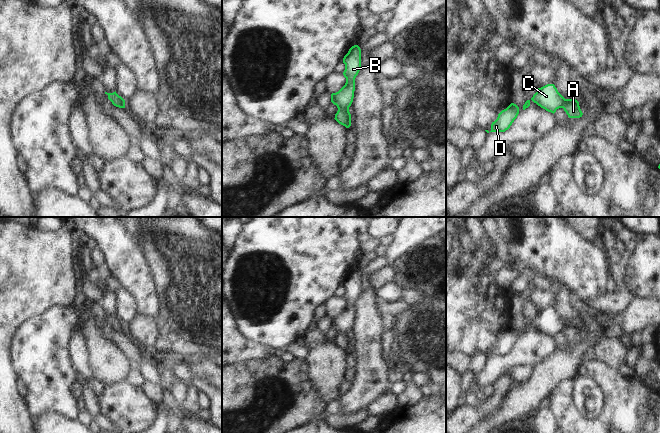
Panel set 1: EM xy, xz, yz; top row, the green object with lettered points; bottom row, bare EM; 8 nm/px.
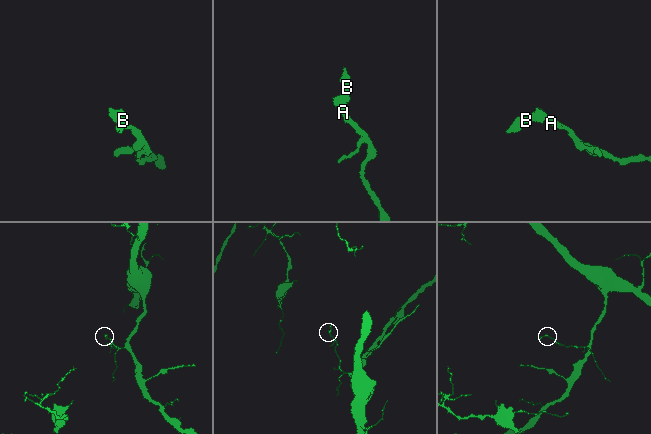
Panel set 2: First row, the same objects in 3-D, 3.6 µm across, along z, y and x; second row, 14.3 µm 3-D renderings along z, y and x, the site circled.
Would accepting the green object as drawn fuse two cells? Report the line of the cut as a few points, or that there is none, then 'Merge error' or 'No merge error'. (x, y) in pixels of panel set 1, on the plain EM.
No split. No merge error.

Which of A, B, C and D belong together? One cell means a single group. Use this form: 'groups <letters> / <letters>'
groups A B C D

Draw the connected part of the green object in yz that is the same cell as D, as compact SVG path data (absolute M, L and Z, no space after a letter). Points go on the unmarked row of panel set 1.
M511 327L506 333L502 334L497 343L491 348L490 356L505 356L510 352L519 338L519 331Z

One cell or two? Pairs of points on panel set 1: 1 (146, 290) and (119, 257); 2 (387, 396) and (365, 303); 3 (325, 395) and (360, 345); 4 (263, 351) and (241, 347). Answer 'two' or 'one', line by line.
1: one
2: two
3: two
4: one

